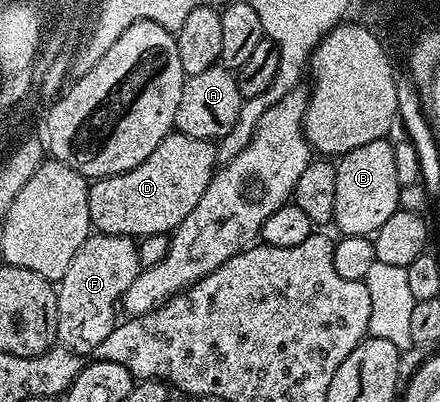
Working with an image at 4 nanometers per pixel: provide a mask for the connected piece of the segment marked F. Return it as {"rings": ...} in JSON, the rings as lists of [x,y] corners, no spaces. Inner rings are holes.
{"rings":[[[91,234],[76,250],[72,262],[68,262],[68,270],[64,270],[64,278],[56,284],[57,343],[79,354],[93,353],[95,346],[112,334],[122,295],[132,286],[139,271],[138,244],[131,237]]]}

